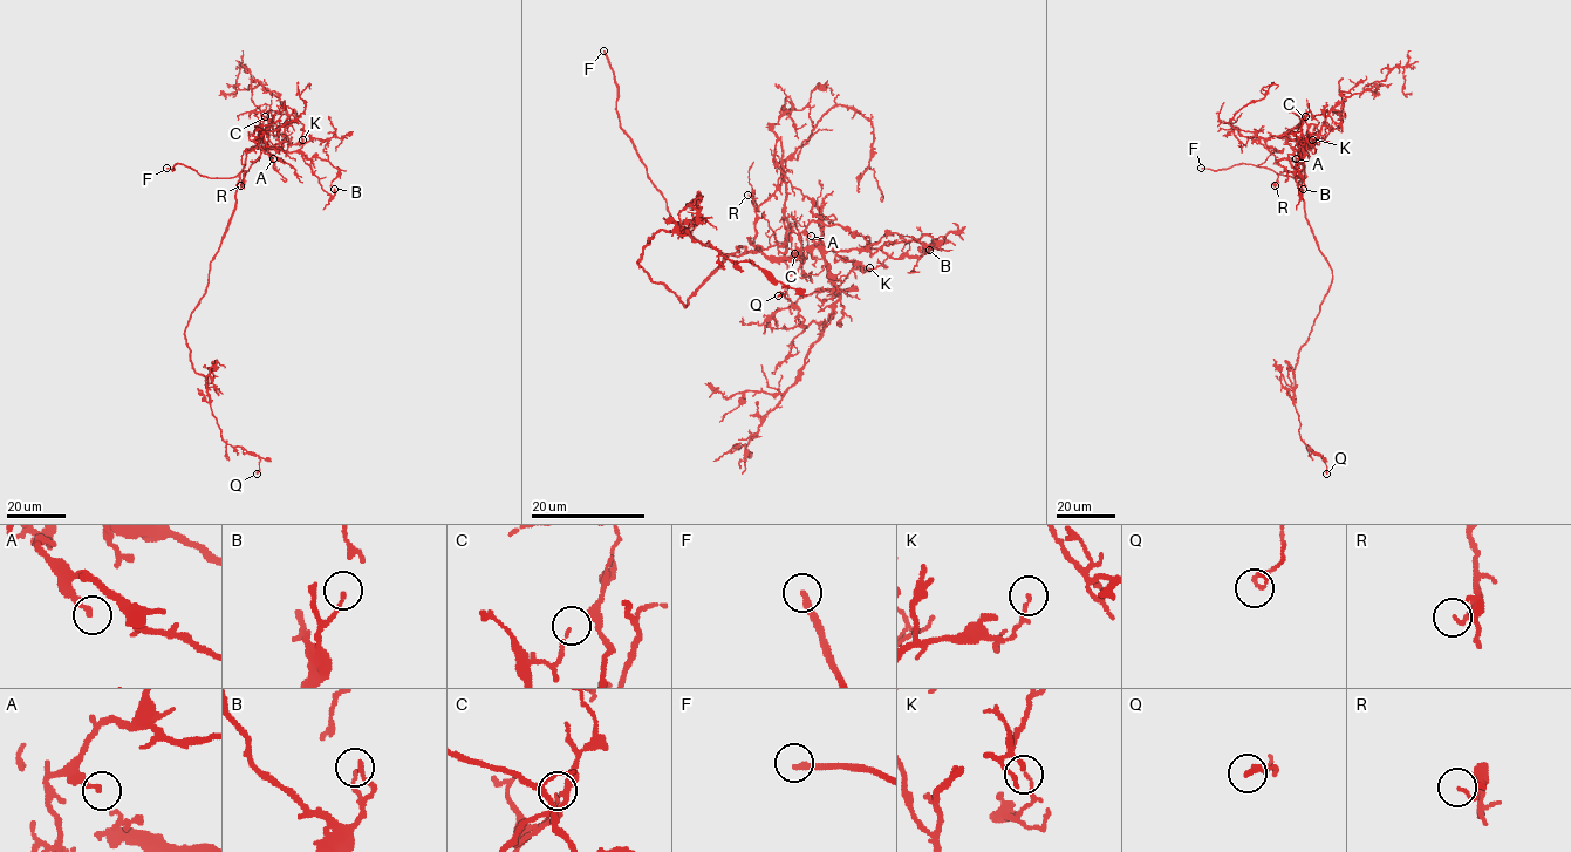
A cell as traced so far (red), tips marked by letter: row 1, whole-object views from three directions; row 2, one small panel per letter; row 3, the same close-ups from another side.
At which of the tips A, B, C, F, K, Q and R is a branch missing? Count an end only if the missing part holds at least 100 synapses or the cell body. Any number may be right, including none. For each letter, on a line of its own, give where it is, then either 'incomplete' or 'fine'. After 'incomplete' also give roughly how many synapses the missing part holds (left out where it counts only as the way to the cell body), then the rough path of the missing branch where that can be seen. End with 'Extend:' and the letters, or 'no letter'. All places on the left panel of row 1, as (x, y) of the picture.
A: (273, 158) | fine
B: (334, 189) | fine
C: (265, 116) | fine
F: (166, 168) | incomplete | (166, 168), (165, 181), (143, 212), (142, 236)
K: (302, 140) | fine
Q: (257, 474) | fine
R: (240, 185) | fine
Extend: F

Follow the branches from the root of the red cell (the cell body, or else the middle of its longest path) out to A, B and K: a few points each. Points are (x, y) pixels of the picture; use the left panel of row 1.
A: (225, 230), (234, 206), (236, 185), (246, 152), (251, 148), (266, 148), (273, 158)
B: (225, 230), (234, 206), (236, 185), (246, 152), (251, 148), (299, 151), (321, 188), (332, 196), (334, 189)
K: (225, 230), (234, 206), (236, 185), (246, 152), (254, 148), (286, 151), (289, 145), (300, 144), (302, 140)

